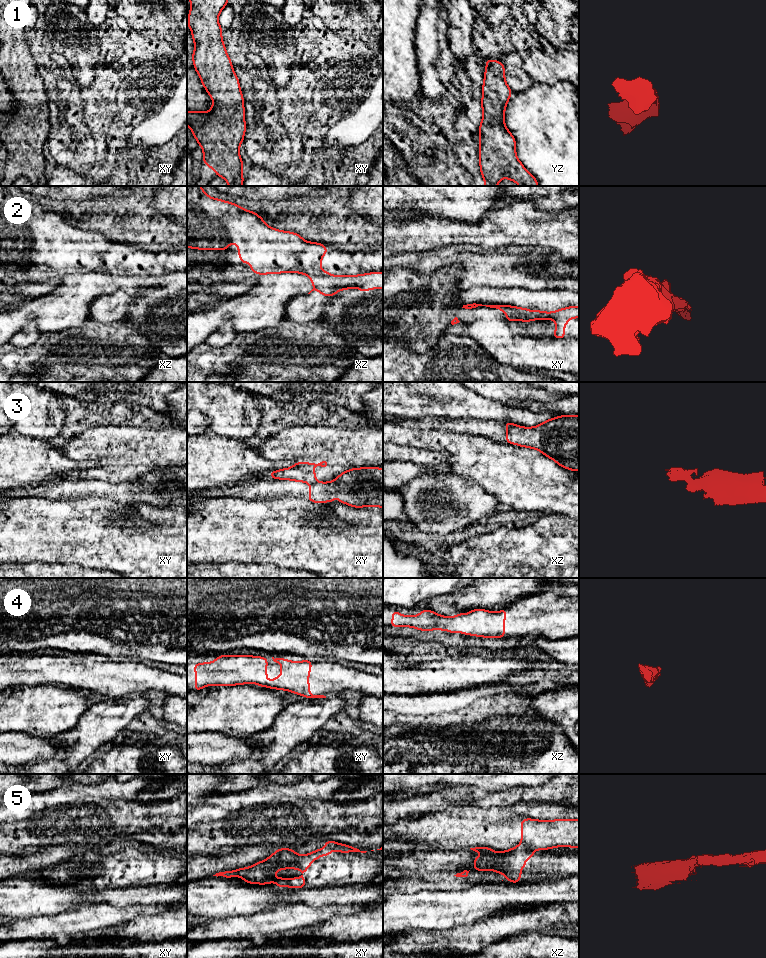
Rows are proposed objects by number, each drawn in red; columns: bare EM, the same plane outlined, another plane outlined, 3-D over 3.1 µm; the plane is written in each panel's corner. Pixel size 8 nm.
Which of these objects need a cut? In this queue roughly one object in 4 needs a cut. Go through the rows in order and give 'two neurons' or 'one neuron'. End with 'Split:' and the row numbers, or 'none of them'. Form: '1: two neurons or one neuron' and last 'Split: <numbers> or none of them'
1: one neuron
2: two neurons
3: two neurons
4: one neuron
5: two neurons
Split: 2, 3, 5

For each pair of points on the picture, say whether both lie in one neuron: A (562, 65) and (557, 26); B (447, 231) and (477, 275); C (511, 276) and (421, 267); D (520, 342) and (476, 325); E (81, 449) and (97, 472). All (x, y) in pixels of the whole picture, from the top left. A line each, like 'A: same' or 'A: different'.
A: different
B: different
C: same
D: same
E: same

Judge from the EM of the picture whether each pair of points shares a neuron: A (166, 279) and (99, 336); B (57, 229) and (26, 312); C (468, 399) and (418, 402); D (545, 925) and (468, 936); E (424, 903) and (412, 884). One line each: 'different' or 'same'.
A: different
B: different
C: same
D: same
E: different

